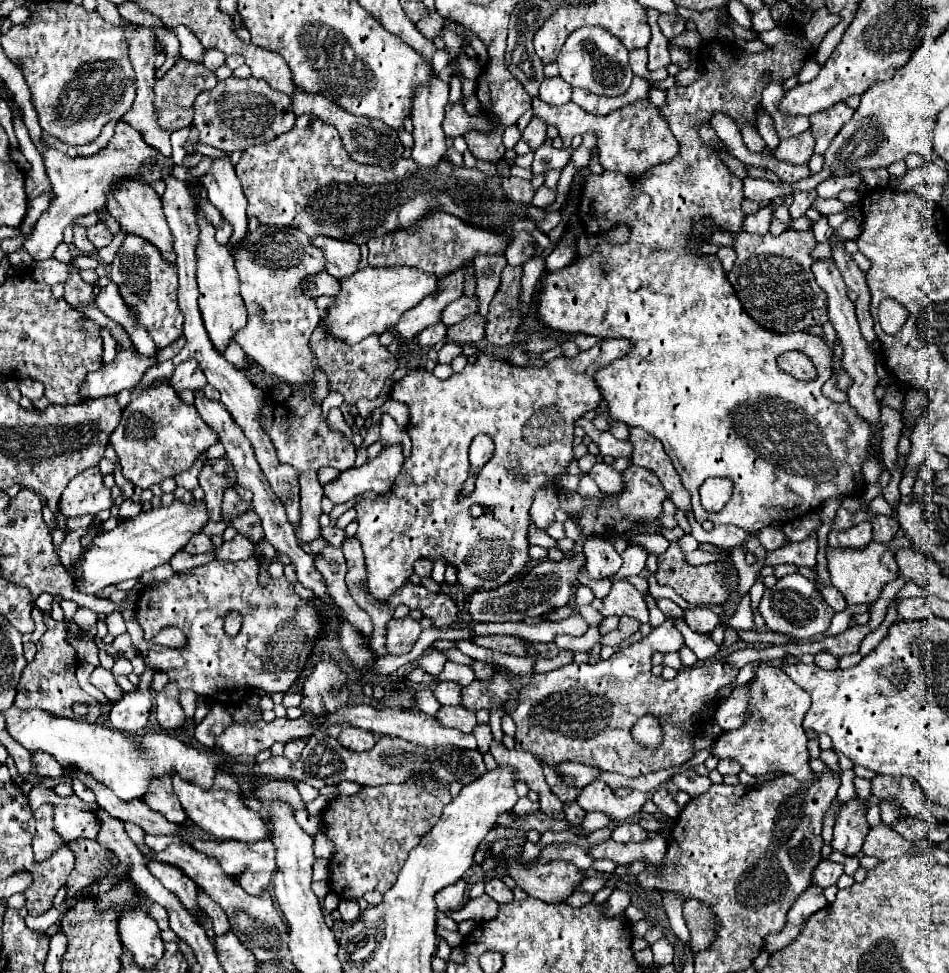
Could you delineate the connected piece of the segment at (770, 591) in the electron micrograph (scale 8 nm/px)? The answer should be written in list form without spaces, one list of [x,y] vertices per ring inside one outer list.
[[[796,572],[780,578],[774,588],[766,588],[760,600],[760,616],[772,632],[792,634],[796,638],[818,638],[828,630],[834,610],[820,596],[816,584]]]

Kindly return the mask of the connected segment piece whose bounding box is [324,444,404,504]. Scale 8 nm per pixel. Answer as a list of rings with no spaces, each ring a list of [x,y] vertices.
[[[398,444],[384,448],[374,460],[362,464],[360,468],[350,468],[342,472],[334,482],[324,484],[324,496],[332,504],[342,504],[364,492],[384,494],[390,490],[394,478],[398,476],[402,460],[404,456]]]

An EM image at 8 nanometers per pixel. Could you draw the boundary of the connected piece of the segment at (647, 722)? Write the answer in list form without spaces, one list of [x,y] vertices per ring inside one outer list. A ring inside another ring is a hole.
[[[644,716],[636,722],[636,726],[632,728],[632,736],[648,748],[658,748],[658,744],[662,742],[662,728],[658,724],[658,720],[654,716]]]

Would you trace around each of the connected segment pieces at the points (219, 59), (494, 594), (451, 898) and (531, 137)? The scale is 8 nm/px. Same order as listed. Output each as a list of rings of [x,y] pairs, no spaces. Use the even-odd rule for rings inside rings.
[[[204,50],[204,56],[202,56],[202,64],[204,66],[208,66],[210,70],[216,70],[216,68],[220,68],[222,64],[224,64],[224,54],[220,52],[220,50]]]
[[[584,540],[576,542],[576,550],[572,550],[574,560],[562,560],[562,562],[552,562],[552,560],[544,560],[538,566],[534,566],[534,570],[530,570],[526,576],[522,576],[516,582],[508,582],[496,590],[478,590],[472,594],[470,598],[470,616],[472,622],[522,622],[528,616],[544,616],[560,606],[566,606],[572,594],[572,582],[576,582],[576,572],[580,568],[580,564],[584,564]]]
[[[458,880],[452,886],[446,886],[442,892],[436,894],[436,906],[440,912],[454,912],[462,906],[462,892],[466,890],[466,882]]]
[[[532,118],[532,122],[526,126],[526,130],[522,132],[522,136],[524,136],[524,140],[530,144],[530,148],[532,150],[536,150],[536,148],[540,148],[542,144],[544,144],[544,140],[546,140],[546,124],[542,122],[542,120],[538,120],[538,118]]]

